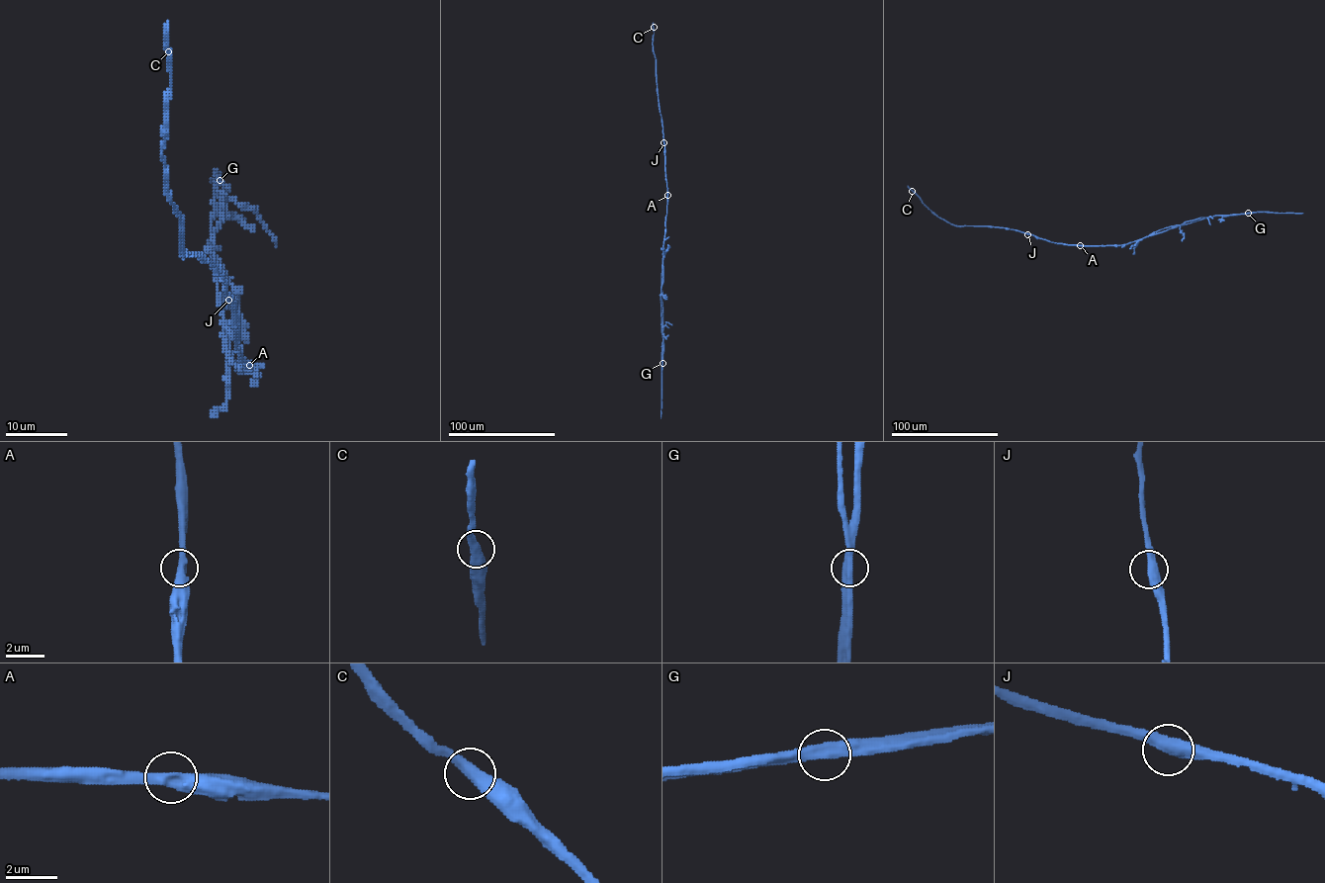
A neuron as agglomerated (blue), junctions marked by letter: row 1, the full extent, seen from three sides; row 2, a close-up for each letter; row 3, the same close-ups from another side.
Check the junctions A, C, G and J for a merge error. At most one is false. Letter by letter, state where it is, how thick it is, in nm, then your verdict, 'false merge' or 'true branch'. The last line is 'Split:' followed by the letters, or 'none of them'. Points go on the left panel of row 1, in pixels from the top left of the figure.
A: (249, 365) | 460 nm | true branch
C: (168, 51) | 440 nm | true branch
G: (220, 180) | 480 nm | false merge
J: (228, 300) | 480 nm | true branch
Split: G

